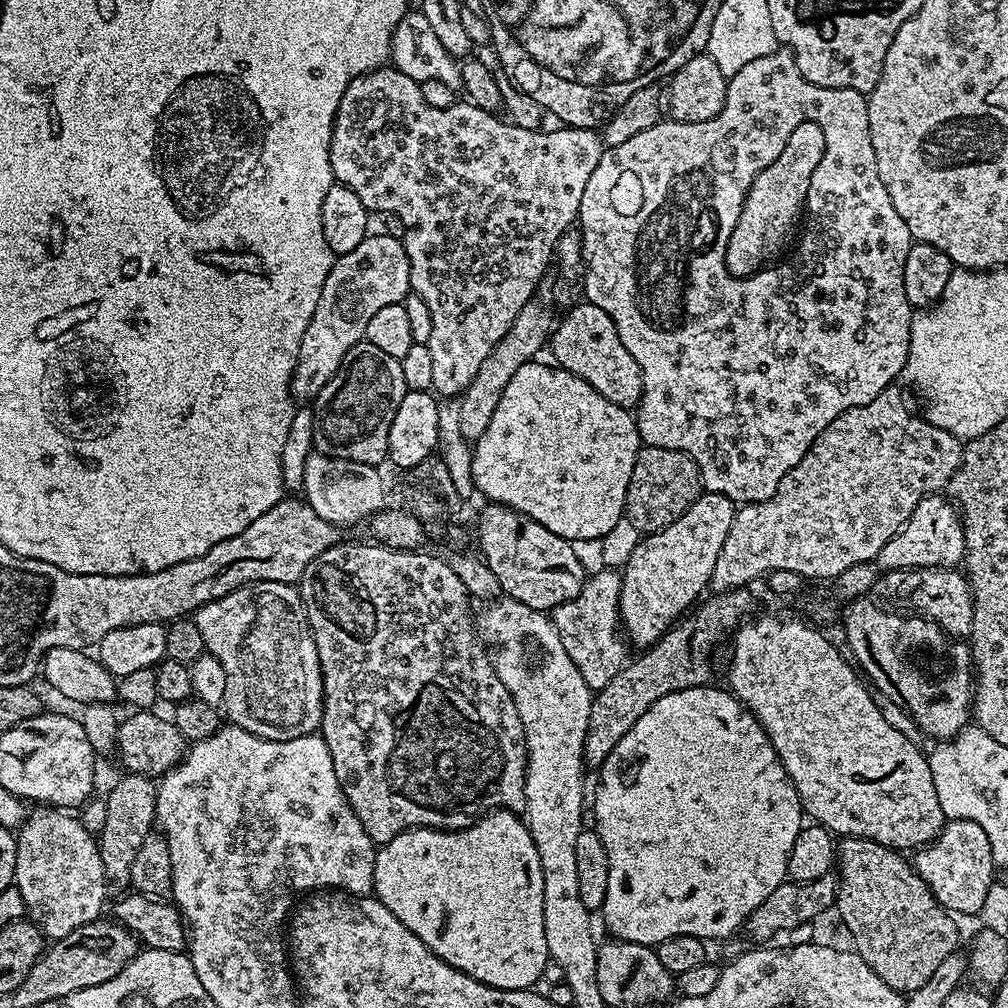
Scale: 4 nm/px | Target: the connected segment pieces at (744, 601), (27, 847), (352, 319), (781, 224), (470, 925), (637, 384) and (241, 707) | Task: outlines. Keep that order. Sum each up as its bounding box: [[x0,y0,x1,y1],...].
[[584,587,752,770],[14,806,108,941],[292,234,410,402],[726,120,826,276],[372,810,550,990],[550,302,642,410],[194,582,324,740]]

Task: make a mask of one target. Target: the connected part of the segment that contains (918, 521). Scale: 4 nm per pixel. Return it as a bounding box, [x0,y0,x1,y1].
[874,494,966,570]

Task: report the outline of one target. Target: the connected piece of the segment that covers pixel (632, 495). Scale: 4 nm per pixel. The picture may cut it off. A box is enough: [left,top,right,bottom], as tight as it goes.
[624,447,702,534]

